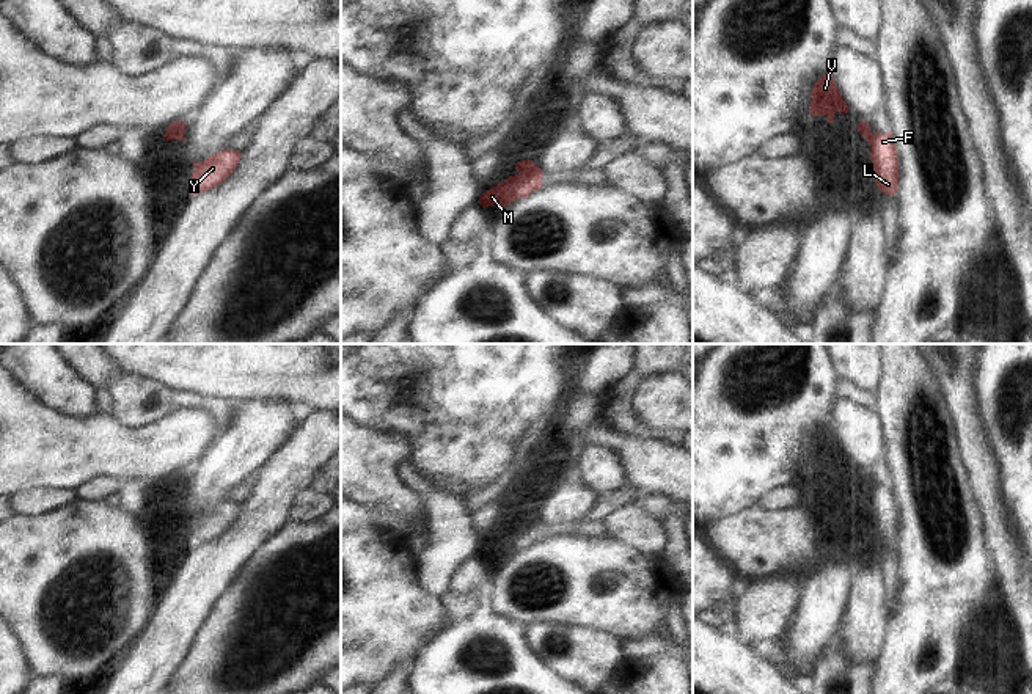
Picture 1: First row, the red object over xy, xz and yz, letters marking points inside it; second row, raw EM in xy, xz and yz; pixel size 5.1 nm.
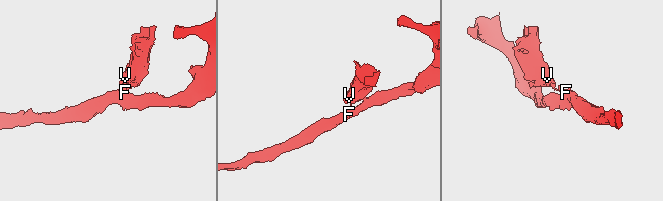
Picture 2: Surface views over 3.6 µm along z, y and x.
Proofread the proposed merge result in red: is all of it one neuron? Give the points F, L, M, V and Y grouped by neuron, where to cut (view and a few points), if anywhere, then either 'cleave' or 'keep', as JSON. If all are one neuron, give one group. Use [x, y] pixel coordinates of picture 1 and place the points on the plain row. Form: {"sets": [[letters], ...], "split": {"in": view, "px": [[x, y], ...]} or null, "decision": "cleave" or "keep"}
{"sets": [["F", "L", "M", "Y"], ["V"]], "split": {"in": "yz", "px": [[870, 485], [864, 489]]}, "decision": "cleave"}

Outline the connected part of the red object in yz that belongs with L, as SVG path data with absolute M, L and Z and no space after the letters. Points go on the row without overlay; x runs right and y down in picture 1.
M892 484L870 485L865 488L870 498L873 531L878 540L889 548L895 548L898 539L898 510L892 493Z

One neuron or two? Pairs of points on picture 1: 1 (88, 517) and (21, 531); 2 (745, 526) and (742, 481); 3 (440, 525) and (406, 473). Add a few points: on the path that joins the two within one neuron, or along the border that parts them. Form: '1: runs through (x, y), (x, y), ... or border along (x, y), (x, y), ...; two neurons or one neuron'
1: runs through (71, 531), (38, 531); one neuron
2: border along (756, 504), (709, 523); two neurons
3: runs through (440, 512), (440, 507), (418, 485); one neuron

